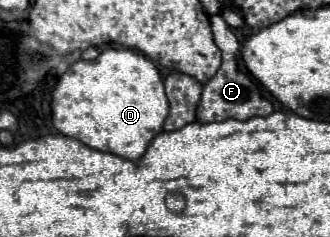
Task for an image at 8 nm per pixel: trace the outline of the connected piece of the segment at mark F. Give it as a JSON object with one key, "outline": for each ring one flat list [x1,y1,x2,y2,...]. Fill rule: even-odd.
{"outline":[[212,16,212,32,218,48,222,50,222,66,220,70,210,78,210,82,204,86,202,100,198,104,198,122,220,122,226,118,252,118,252,116,266,116,274,112,272,102,264,96,264,90,260,82,244,74,238,66,238,52,240,44,236,36,232,34,230,26,222,20,222,16]]}

